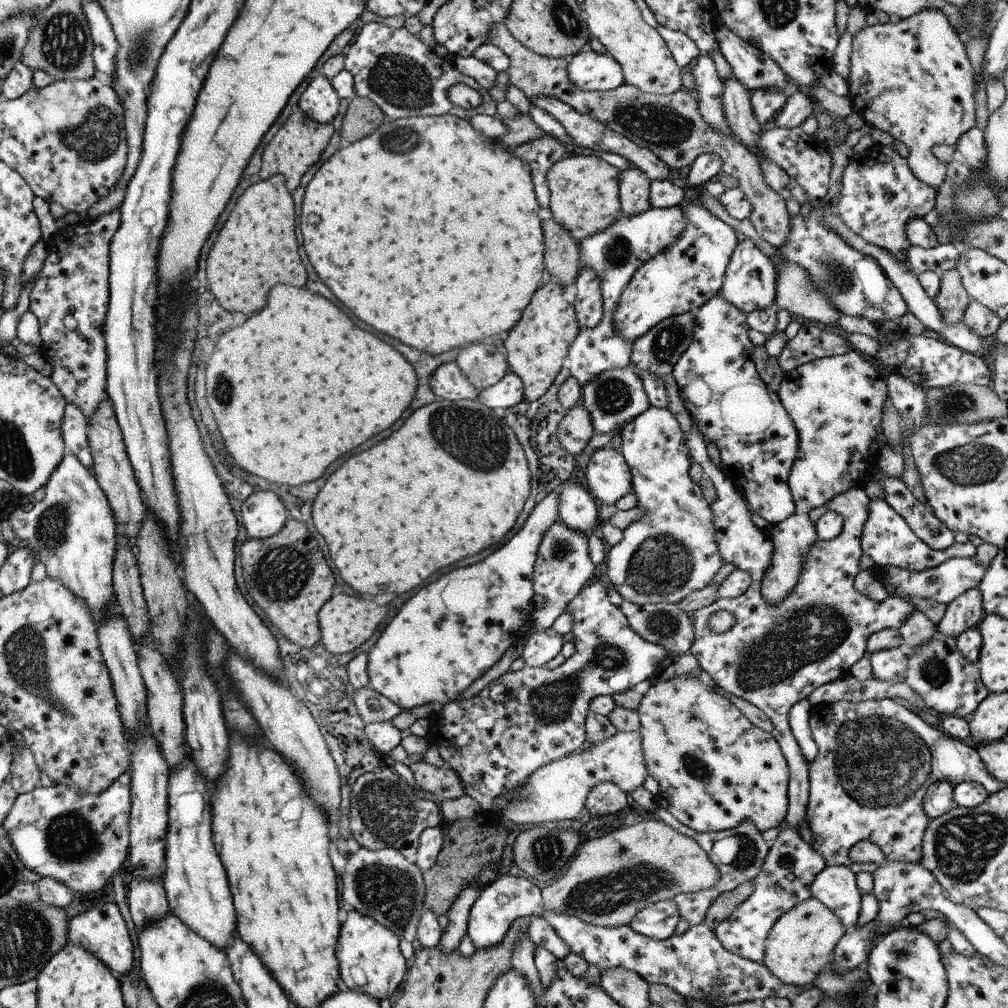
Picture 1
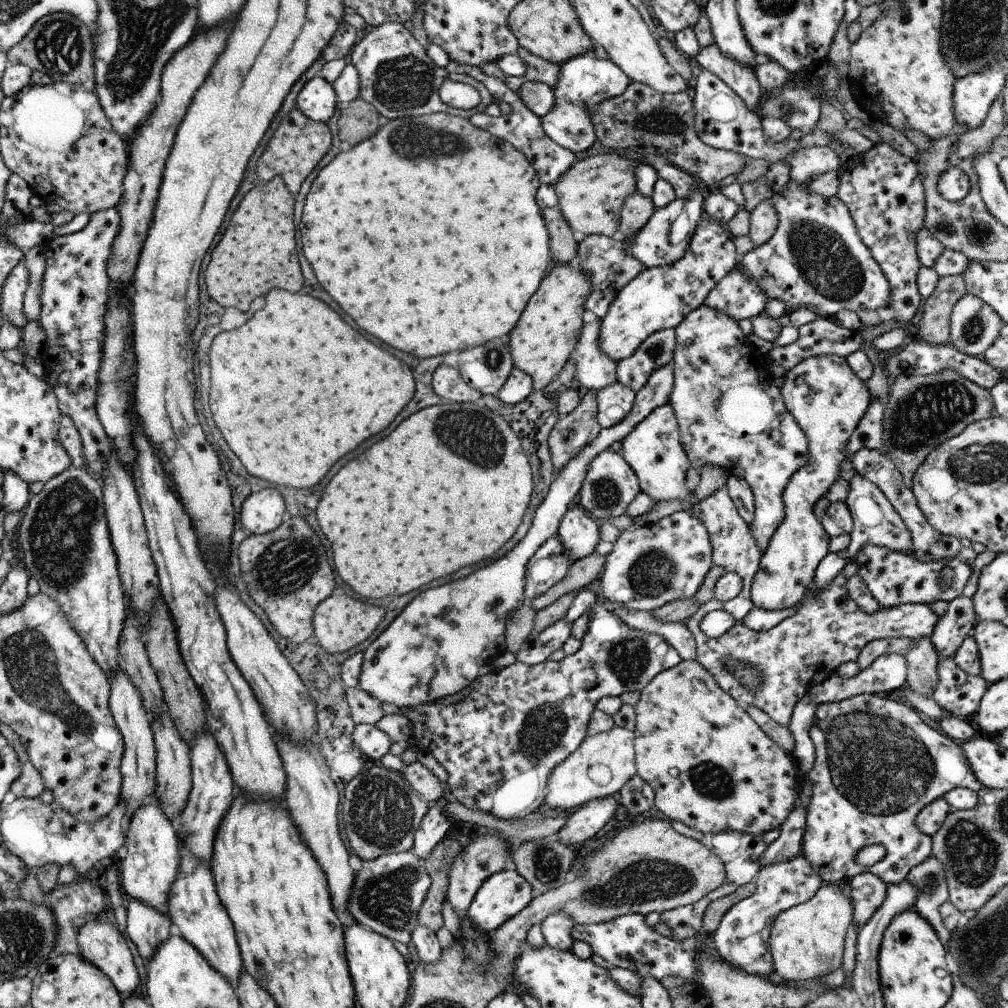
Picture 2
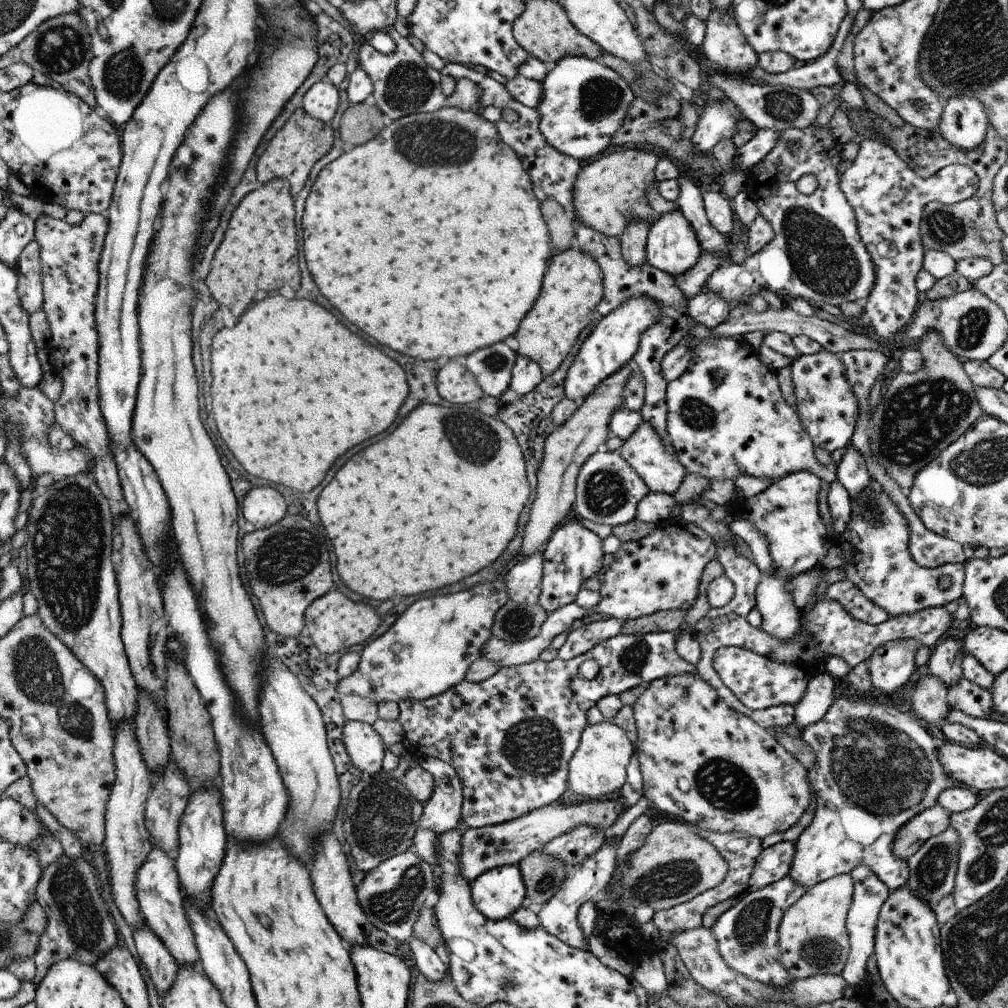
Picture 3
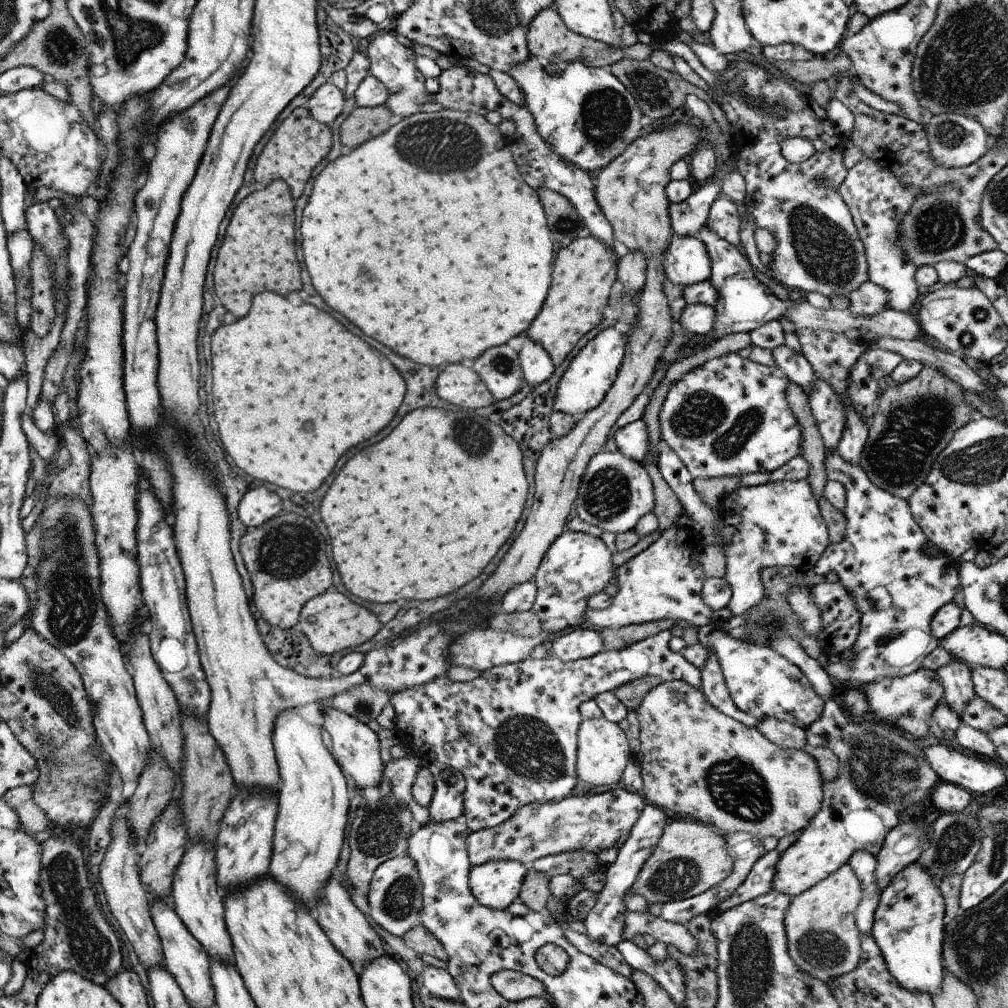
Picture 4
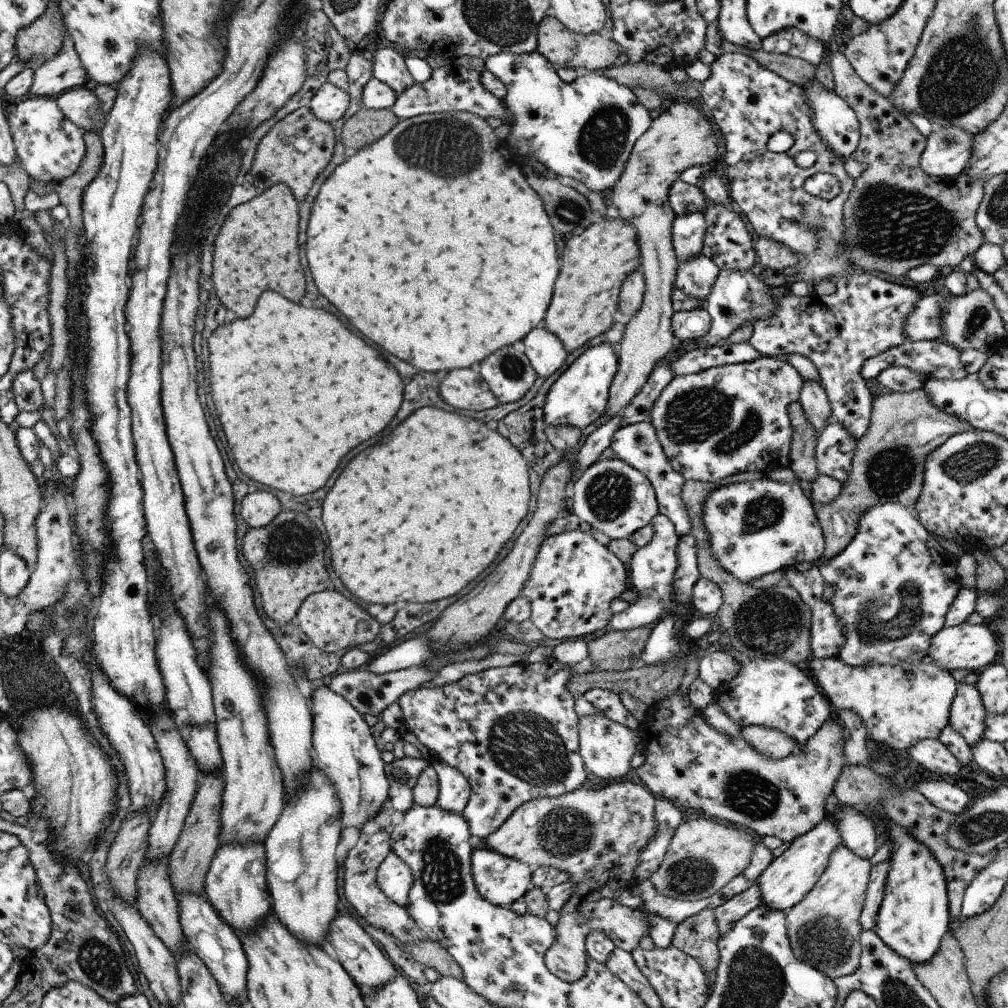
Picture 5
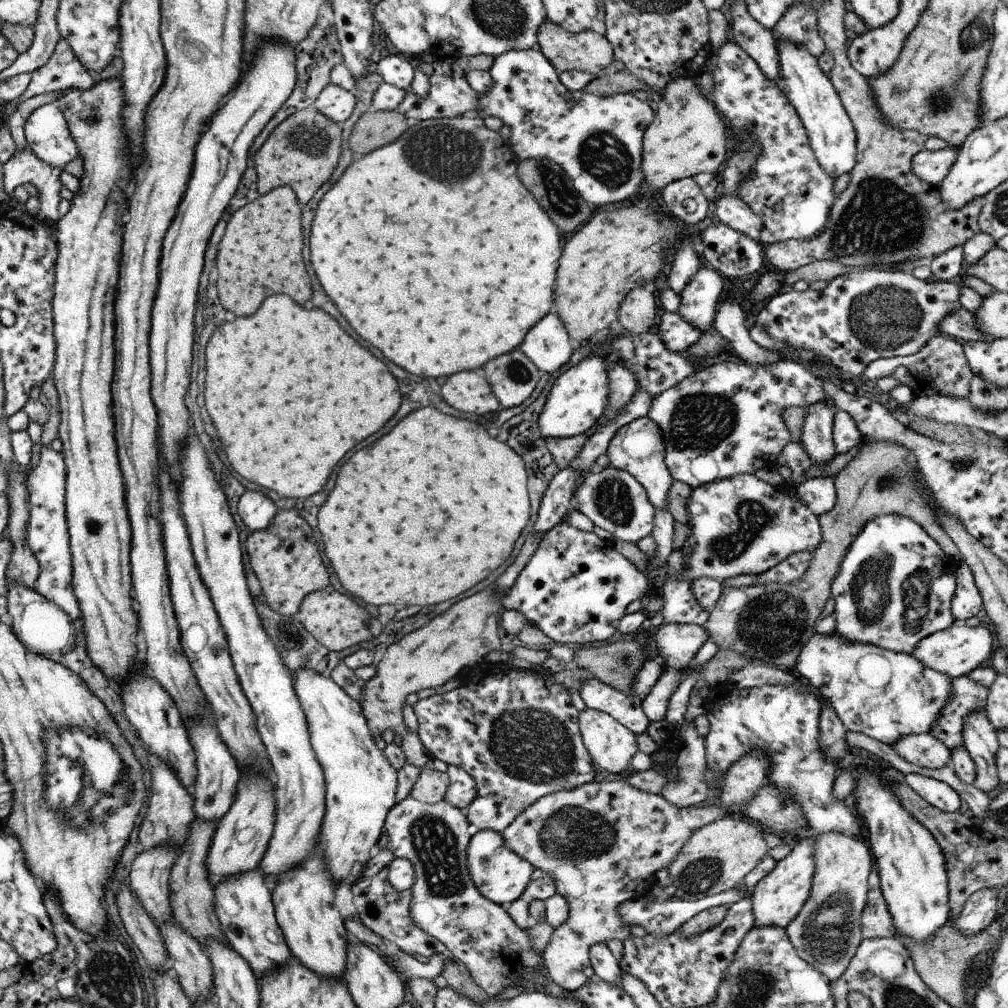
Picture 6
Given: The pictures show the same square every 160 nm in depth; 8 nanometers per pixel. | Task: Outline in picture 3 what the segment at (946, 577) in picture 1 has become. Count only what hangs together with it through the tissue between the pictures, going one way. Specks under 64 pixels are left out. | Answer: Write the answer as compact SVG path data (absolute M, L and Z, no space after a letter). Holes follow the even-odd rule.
M872 480L870 488L864 492L864 500L854 498L852 506L852 518L848 522L848 528L837 539L837 543L844 555L842 568L845 569L846 579L856 584L867 600L879 608L884 608L888 616L900 617L924 608L944 607L963 596L964 564L949 563L937 568L925 568L916 564L908 548L908 522L876 480ZM874 502L876 516L868 512ZM944 575L952 578L952 585L948 588L938 586Z

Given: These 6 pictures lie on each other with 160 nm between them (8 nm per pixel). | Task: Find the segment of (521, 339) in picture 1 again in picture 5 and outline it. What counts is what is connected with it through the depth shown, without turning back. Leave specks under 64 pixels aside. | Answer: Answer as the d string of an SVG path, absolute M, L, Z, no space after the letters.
M617 217L601 218L580 236L562 245L563 268L556 279L555 296L543 326L559 336L568 353L582 348L614 324L614 312L627 276L640 270L641 258L635 225Z

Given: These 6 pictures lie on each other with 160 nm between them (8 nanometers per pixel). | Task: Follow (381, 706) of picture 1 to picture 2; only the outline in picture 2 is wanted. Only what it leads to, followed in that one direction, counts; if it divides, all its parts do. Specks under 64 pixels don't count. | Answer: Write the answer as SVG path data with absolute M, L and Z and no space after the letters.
M359 687L346 688L346 700L351 710L351 717L355 724L376 724L384 715L382 703Z

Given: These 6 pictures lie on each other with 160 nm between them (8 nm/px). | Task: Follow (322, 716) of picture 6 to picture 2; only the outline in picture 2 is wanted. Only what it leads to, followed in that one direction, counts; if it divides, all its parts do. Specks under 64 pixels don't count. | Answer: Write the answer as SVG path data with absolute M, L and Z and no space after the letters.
M368 723L357 724L352 731L352 738L358 750L366 756L369 764L378 763L388 753L388 748L392 744L382 730Z

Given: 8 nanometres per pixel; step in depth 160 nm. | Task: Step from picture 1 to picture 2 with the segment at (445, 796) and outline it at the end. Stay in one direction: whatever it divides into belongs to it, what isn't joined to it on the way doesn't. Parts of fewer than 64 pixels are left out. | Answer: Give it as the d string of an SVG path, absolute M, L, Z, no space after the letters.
M416 761L408 765L402 774L406 780L412 785L416 792L420 793L428 803L435 803L444 796L444 788L442 781L420 761Z

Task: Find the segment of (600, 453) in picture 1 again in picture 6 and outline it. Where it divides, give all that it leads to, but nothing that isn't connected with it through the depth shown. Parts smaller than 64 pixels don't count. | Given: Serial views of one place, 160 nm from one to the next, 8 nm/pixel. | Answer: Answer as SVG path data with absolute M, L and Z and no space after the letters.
M609 466L608 469L596 469L588 474L583 484L576 488L572 497L572 510L582 512L593 524L608 530L615 539L637 543L651 534L655 508L648 500L644 487L629 472Z

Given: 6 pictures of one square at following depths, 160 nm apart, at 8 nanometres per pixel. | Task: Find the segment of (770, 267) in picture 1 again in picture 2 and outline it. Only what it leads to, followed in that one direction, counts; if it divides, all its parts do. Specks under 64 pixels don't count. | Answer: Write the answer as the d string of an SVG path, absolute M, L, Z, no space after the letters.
M736 268L730 271L709 292L703 305L737 321L751 320L763 314L768 298L756 283L743 274Z

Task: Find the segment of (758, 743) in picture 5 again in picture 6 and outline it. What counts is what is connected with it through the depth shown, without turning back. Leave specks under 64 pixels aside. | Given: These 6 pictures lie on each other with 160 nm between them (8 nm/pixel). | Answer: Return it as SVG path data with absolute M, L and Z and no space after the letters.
M753 749L737 760L722 778L720 804L679 807L668 802L661 794L653 795L634 788L626 780L592 781L592 784L543 796L519 815L502 832L504 844L535 865L536 869L552 876L557 893L567 900L570 908L568 920L561 927L553 929L550 942L541 954L549 978L569 992L575 992L590 982L595 974L588 959L590 948L612 939L623 942L630 935L629 925L623 922L618 912L622 898L632 898L632 888L628 886L638 887L636 882L642 883L646 874L657 874L659 870L667 869L695 830L730 814L736 815L736 811L752 800L759 788L766 784L769 762L769 756L760 749Z

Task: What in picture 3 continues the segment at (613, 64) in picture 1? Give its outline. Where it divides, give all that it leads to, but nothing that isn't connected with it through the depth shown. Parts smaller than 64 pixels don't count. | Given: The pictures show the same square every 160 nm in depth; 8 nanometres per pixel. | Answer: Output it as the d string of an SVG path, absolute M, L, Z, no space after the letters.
M584 56L568 57L549 68L538 104L540 132L550 146L575 160L590 160L609 151L634 103L630 86L612 68Z

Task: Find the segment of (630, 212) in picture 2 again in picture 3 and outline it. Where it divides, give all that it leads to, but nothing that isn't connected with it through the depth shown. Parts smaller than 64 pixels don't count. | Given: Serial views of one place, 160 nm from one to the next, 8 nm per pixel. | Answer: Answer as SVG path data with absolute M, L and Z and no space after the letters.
M634 220L628 224L623 235L618 236L622 258L630 266L642 266L646 263L646 238L651 224L646 220Z

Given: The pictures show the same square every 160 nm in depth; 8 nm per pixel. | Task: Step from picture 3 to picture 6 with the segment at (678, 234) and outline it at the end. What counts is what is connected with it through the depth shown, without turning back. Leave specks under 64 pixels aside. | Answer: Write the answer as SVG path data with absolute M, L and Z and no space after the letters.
M702 266L680 294L678 314L702 333L716 323L715 312L724 296L722 282L714 268Z

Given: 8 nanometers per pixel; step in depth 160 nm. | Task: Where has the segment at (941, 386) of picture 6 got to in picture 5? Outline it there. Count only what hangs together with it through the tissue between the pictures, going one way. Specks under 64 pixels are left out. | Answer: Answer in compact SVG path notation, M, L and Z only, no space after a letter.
M932 339L925 341L906 341L897 347L889 348L882 354L869 358L864 362L861 375L865 380L872 380L884 370L892 367L909 368L912 372L918 373L924 378L928 379L954 379L960 380L966 378L969 372L966 370L961 359L961 351L955 346L952 346L946 340Z

